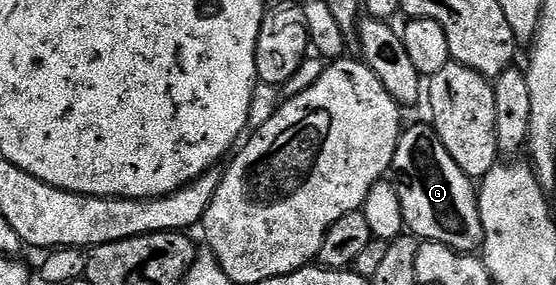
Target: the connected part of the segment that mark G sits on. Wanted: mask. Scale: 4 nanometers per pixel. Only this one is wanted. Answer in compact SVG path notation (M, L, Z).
M430 124L415 125L412 129L404 128L400 132L390 172L401 199L404 226L416 238L436 241L458 253L474 254L482 246L483 224L476 186L472 178L461 171L449 151L445 151Z

